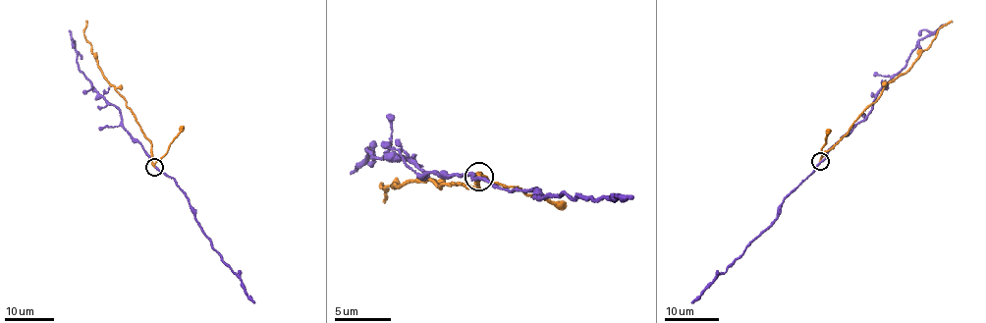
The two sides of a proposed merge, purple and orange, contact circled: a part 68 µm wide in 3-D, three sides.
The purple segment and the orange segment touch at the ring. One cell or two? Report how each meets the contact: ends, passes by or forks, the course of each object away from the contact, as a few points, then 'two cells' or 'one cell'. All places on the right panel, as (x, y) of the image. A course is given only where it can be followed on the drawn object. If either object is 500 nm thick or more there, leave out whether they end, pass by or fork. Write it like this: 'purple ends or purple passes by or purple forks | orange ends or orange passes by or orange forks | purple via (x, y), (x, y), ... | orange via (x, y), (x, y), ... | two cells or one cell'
purple passes by | orange passes by | purple via (820, 161), (785, 197), (778, 217), (691, 302) | orange via (819, 161), (886, 84), (929, 46), (937, 32), (952, 22) | two cells

